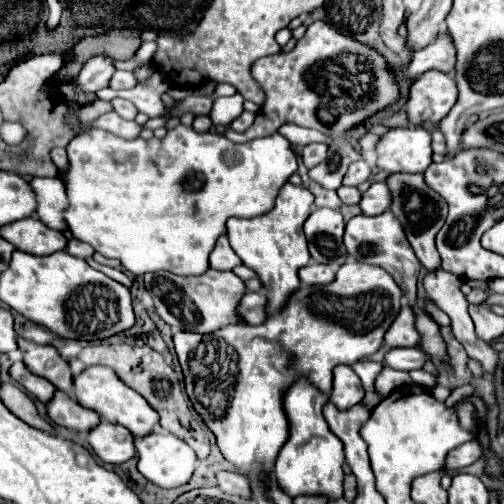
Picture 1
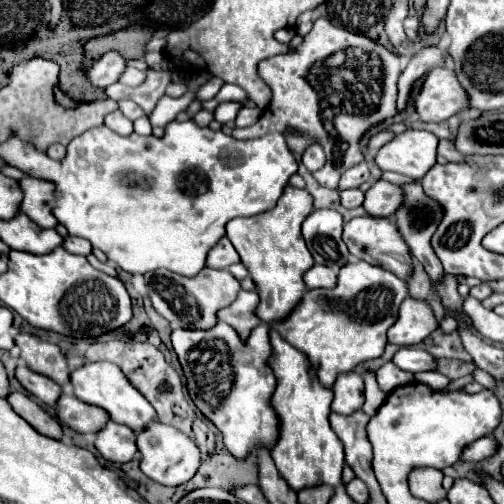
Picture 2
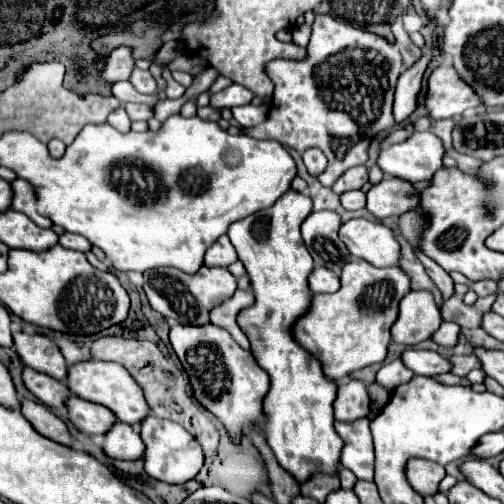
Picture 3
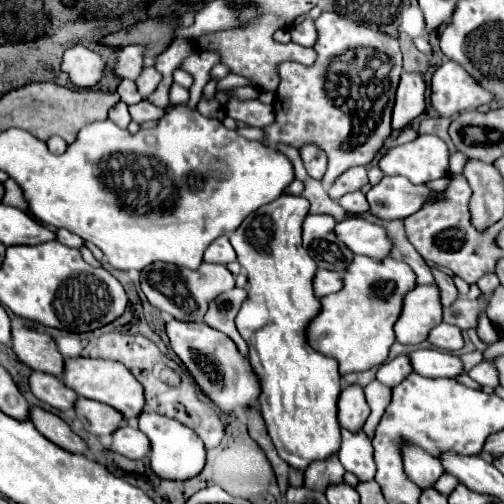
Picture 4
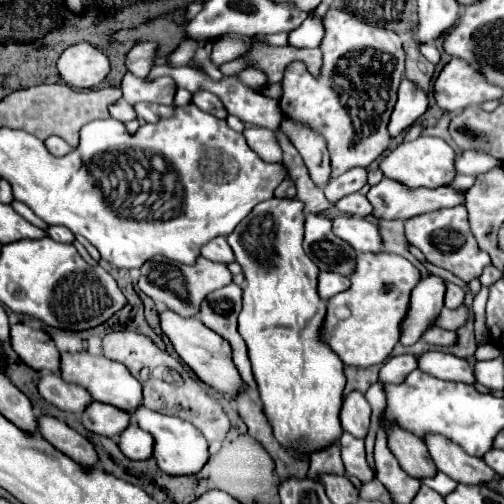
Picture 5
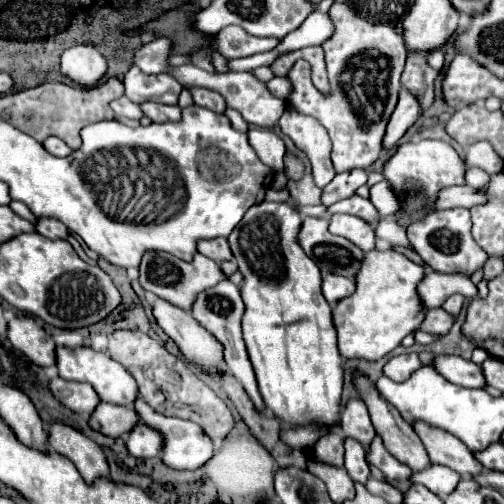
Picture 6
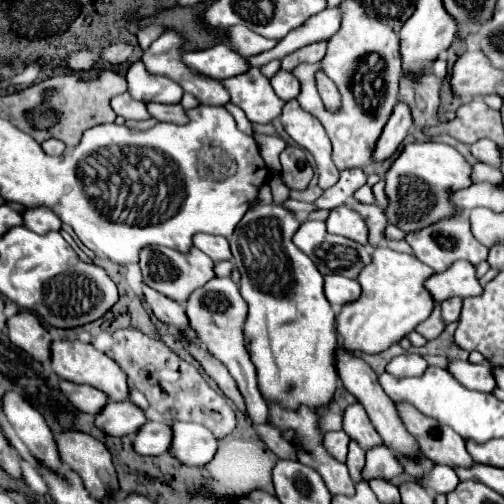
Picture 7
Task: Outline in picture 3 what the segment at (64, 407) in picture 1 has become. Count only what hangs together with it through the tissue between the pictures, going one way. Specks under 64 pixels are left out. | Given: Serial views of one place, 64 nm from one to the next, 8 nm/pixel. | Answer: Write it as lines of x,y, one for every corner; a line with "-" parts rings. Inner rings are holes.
70,396
66,406
70,412
70,422
88,436
104,434
116,422
116,414
112,410
108,410
102,404
82,400
78,396

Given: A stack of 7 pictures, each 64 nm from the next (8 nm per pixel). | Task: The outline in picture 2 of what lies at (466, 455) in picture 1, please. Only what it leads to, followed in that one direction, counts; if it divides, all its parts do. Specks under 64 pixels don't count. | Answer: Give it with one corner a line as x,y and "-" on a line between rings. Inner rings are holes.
484,436
484,438
478,438
476,442
472,442
472,444
464,450
462,460
480,462
480,460
490,458
496,450
498,450
498,440
496,440
494,436

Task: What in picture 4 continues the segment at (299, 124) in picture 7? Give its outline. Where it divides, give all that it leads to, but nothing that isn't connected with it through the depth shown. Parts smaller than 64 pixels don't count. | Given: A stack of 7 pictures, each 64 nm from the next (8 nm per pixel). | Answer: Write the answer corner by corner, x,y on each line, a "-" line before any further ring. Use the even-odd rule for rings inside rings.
304,144
300,146
300,156
304,160
306,172
314,178
314,180
322,180
324,172
327,170
327,155
320,149
320,146
314,144

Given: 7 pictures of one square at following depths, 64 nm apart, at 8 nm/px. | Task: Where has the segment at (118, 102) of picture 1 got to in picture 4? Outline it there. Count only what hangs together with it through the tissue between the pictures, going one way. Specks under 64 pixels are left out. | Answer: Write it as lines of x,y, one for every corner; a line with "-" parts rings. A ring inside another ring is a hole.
142,100
134,106
130,106
130,114
132,114
132,120
142,124
142,122
148,122
148,120
160,120
166,114
166,110
150,104
148,100

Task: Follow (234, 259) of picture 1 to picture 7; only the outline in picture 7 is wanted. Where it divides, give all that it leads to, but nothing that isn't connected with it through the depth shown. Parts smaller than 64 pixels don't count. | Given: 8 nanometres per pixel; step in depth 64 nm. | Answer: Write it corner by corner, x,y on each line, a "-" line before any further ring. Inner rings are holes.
198,232
194,236
194,246
200,248
204,254
208,254
214,262
232,260
230,246
228,246
228,240
224,236
214,236
214,234
202,234
202,232

